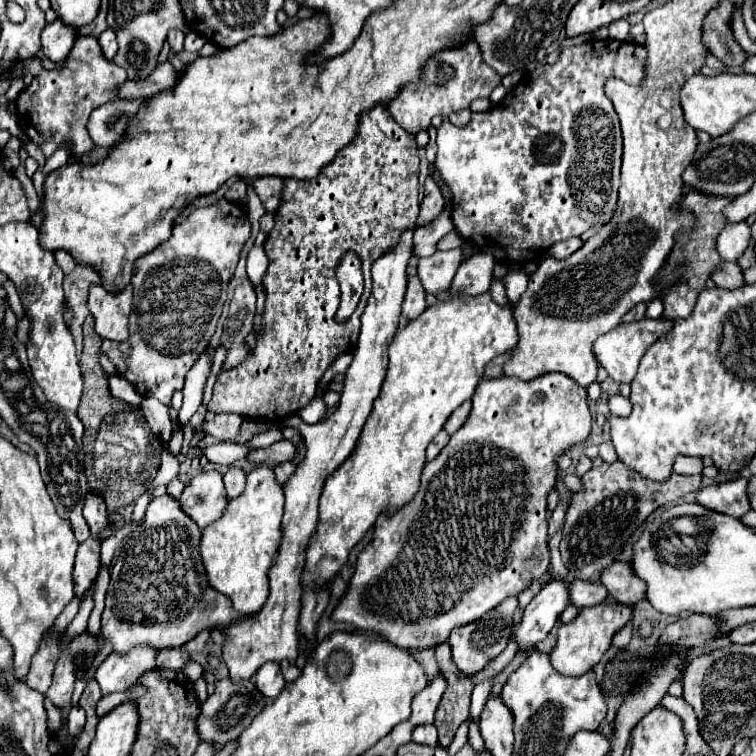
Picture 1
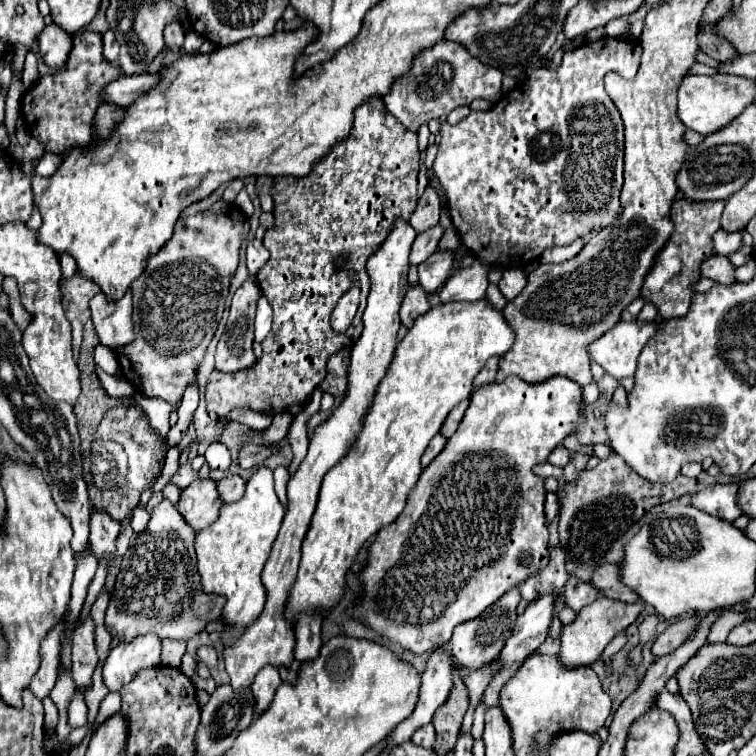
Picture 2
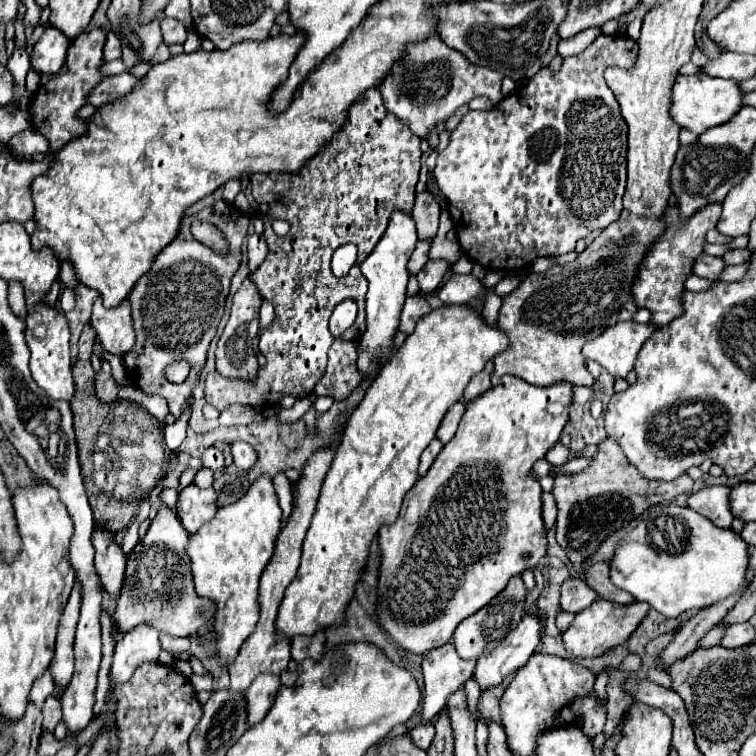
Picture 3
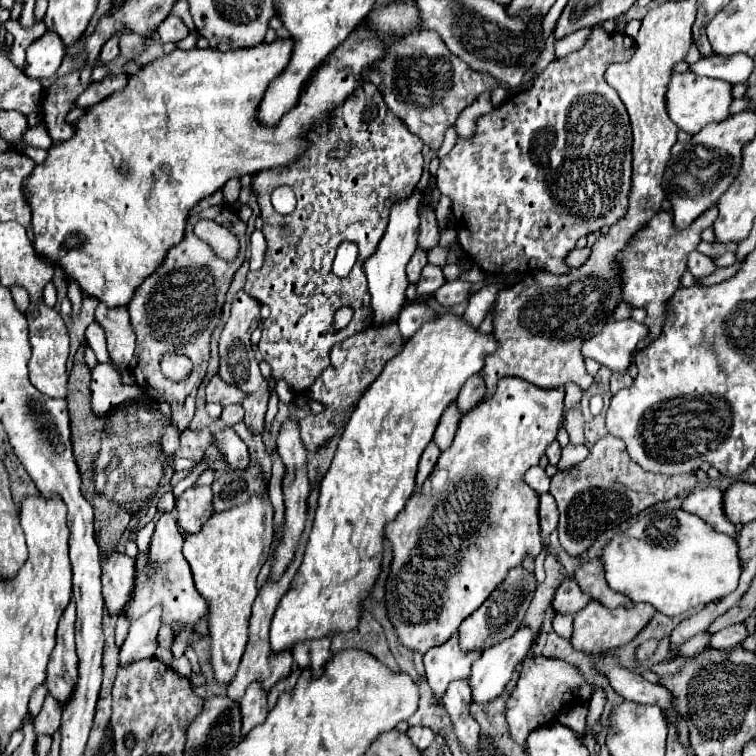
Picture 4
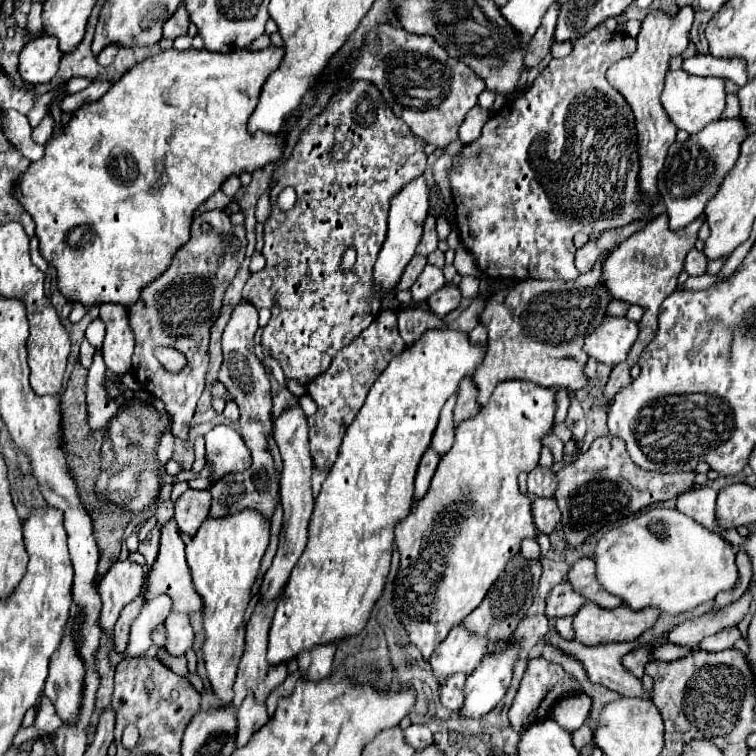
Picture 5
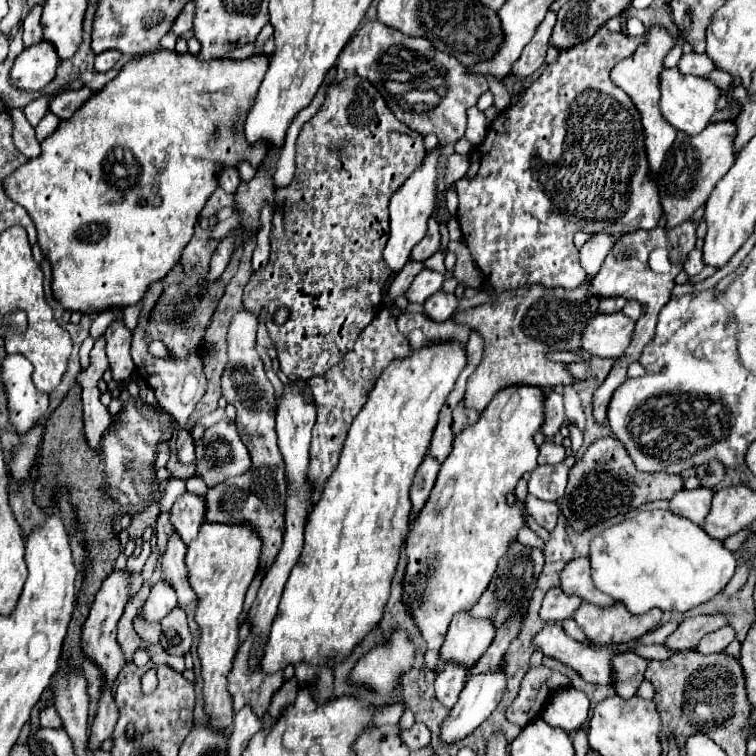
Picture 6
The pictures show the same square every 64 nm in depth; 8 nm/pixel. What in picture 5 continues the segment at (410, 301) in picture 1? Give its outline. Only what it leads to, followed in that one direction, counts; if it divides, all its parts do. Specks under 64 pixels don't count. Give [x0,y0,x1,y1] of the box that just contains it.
[398,308,446,344]

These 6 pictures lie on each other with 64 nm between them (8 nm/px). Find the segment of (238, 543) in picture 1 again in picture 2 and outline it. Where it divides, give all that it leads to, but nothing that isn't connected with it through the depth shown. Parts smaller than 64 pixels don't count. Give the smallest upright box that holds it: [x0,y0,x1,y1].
[194,466,284,646]

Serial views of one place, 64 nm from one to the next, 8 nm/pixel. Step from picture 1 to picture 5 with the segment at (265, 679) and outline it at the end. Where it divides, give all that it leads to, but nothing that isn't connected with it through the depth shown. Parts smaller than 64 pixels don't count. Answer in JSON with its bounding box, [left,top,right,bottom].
[236,698,268,748]

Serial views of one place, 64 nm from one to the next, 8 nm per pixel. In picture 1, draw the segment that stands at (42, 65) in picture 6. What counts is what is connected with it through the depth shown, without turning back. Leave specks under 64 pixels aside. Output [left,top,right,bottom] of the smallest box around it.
[42,20,76,62]

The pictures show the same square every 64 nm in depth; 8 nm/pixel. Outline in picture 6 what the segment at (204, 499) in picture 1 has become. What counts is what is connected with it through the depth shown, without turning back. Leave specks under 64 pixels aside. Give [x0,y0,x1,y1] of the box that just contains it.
[170,492,206,544]

